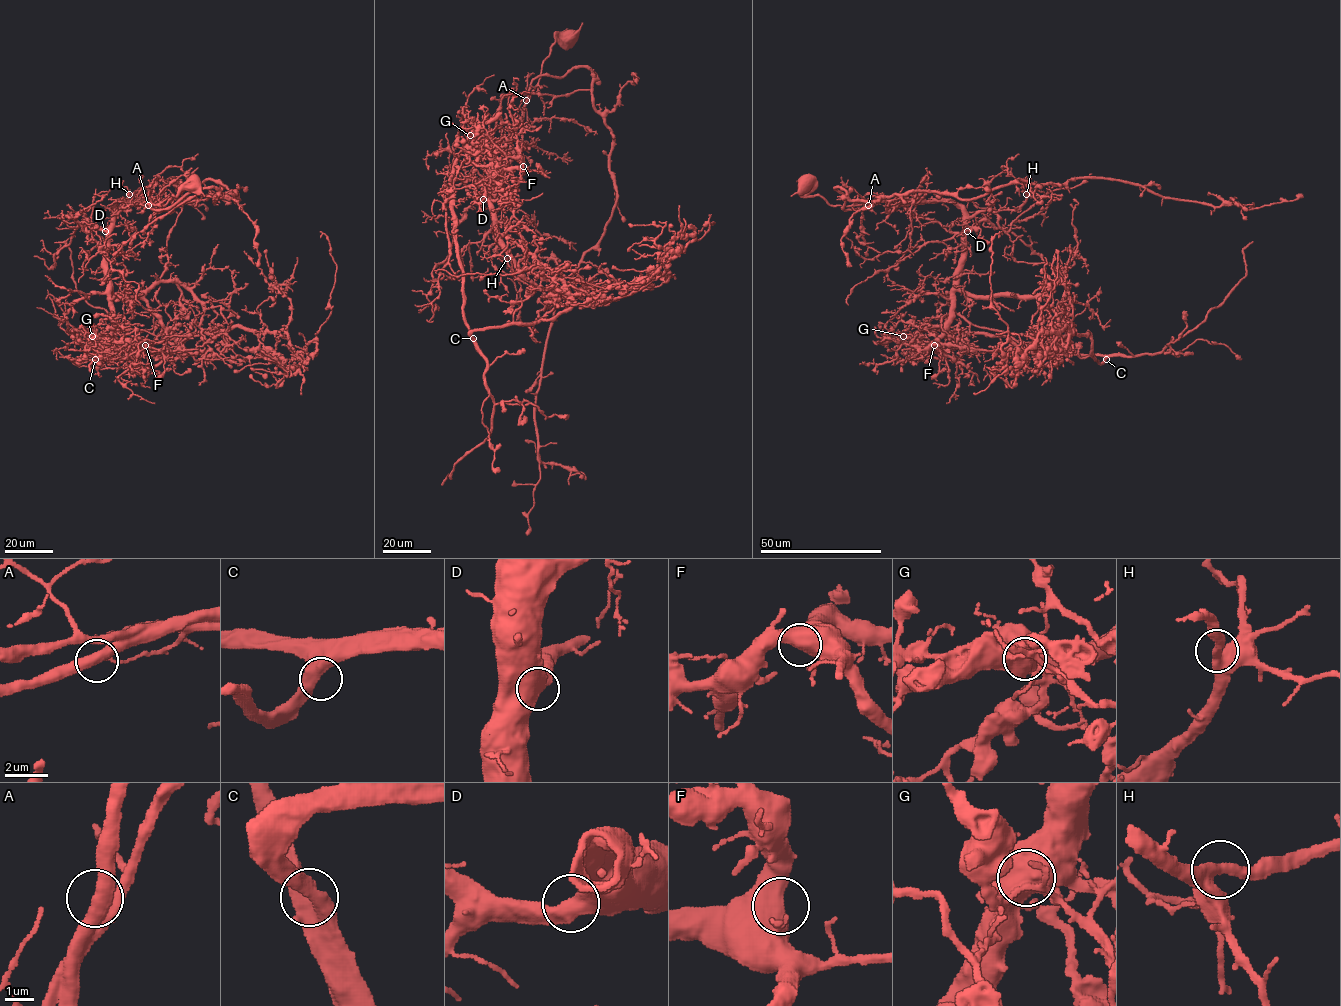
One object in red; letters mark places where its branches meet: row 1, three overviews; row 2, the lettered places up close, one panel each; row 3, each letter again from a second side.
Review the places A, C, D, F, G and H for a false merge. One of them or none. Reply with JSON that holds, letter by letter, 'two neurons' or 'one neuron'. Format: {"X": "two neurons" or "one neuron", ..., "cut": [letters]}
{"A": "one neuron", "C": "one neuron", "D": "one neuron", "F": "one neuron", "G": "two neurons", "H": "one neuron", "cut": ["G"]}

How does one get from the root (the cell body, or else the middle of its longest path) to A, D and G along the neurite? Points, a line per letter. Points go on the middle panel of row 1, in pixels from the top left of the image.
A: (570, 38), (569, 42), (555, 40), (550, 54), (542, 62), (538, 83), (526, 100)
D: (570, 38), (569, 42), (556, 39), (542, 62), (509, 156), (483, 199)
G: (570, 38), (556, 39), (542, 62), (489, 195), (492, 163), (470, 135)

